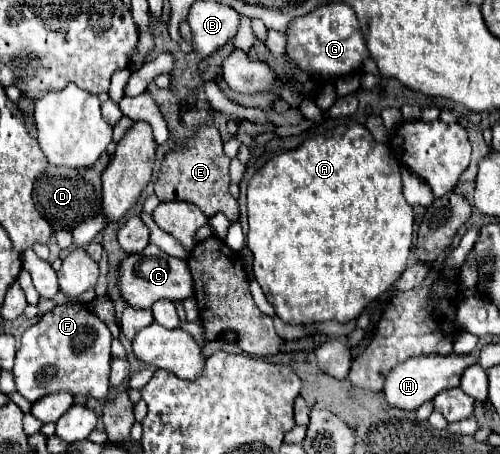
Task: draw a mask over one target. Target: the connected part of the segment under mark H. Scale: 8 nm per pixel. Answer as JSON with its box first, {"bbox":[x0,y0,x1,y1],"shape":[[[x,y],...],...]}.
{"bbox":[384,354,478,410],"shape":[[[430,354],[430,356],[416,356],[412,360],[402,362],[400,366],[394,366],[392,372],[386,376],[386,384],[384,384],[384,400],[392,406],[392,408],[400,408],[400,410],[416,410],[420,408],[424,402],[432,400],[436,394],[440,394],[442,390],[450,390],[456,388],[460,384],[460,376],[462,372],[472,366],[474,362],[478,362],[474,356],[458,356],[458,354]]]}

